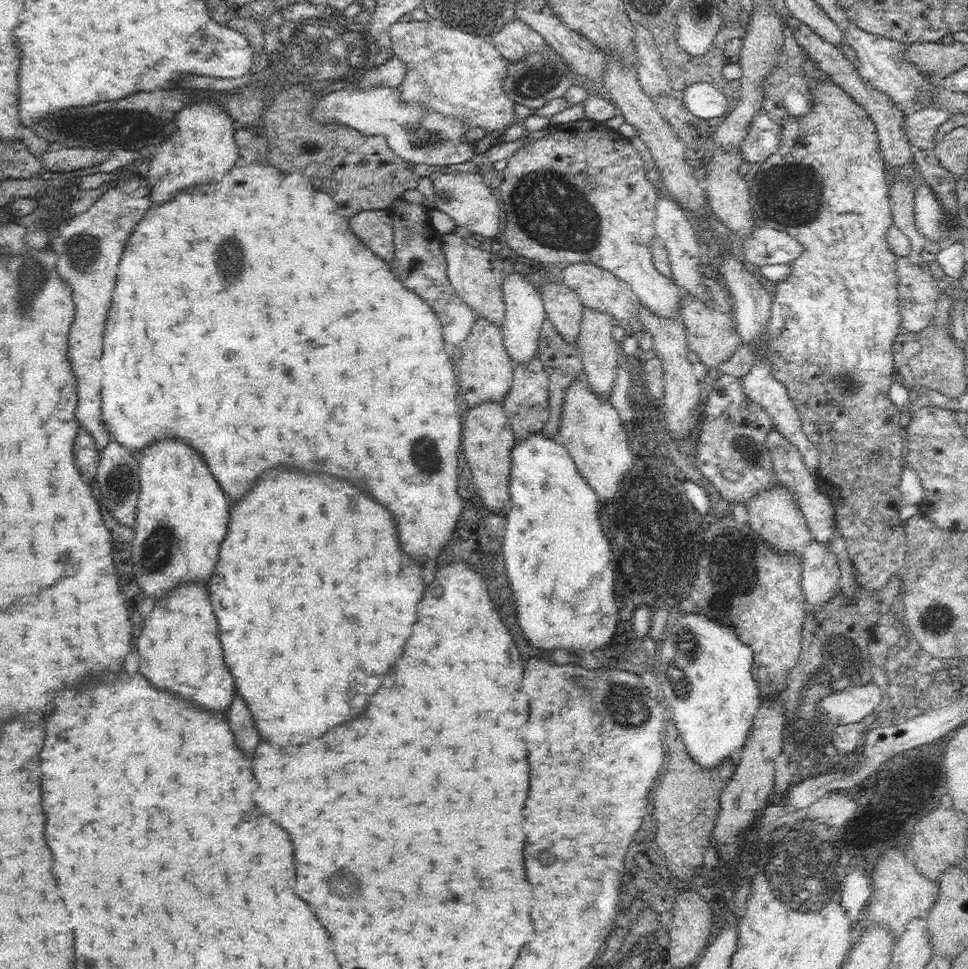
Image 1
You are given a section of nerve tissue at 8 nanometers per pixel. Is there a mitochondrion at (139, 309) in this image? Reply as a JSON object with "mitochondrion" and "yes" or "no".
{"mitochondrion":"no"}

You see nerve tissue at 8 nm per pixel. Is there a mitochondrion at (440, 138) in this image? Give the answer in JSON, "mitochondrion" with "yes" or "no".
{"mitochondrion":"yes"}

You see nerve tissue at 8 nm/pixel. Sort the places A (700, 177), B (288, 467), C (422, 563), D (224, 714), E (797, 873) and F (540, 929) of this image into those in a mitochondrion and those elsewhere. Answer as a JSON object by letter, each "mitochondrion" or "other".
{"A":"other","B":"other","C":"other","D":"other","E":"mitochondrion","F":"other"}

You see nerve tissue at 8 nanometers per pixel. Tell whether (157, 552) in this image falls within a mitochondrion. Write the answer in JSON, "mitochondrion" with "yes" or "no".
{"mitochondrion":"yes"}

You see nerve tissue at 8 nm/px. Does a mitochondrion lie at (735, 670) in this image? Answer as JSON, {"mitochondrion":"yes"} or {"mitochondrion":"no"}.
{"mitochondrion":"no"}

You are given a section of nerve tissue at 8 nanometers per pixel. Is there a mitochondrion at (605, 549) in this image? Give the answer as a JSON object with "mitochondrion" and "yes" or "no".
{"mitochondrion":"no"}

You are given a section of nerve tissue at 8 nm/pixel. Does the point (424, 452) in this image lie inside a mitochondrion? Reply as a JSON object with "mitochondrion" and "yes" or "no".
{"mitochondrion":"yes"}

